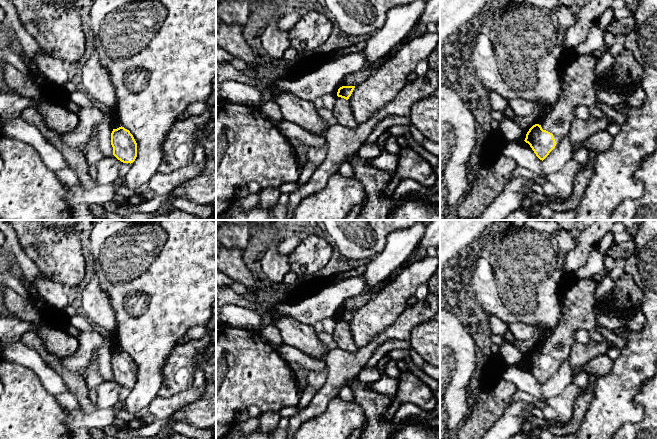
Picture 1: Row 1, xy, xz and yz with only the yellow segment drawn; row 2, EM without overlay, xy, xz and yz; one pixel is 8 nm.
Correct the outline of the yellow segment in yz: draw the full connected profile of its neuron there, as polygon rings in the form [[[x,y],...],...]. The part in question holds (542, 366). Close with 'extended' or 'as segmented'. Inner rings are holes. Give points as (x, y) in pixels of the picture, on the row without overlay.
[[[589,278],[571,283],[565,293],[561,317],[552,335],[541,349],[533,349],[526,358],[525,366],[530,369],[536,380],[544,384],[556,368],[570,356],[579,329],[589,333],[598,331],[604,340],[619,348],[626,345],[626,339],[612,330],[598,325],[596,315],[596,282]]]; extended

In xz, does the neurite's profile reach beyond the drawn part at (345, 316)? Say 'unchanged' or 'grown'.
grown

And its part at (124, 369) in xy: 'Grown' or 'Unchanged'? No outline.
Grown

